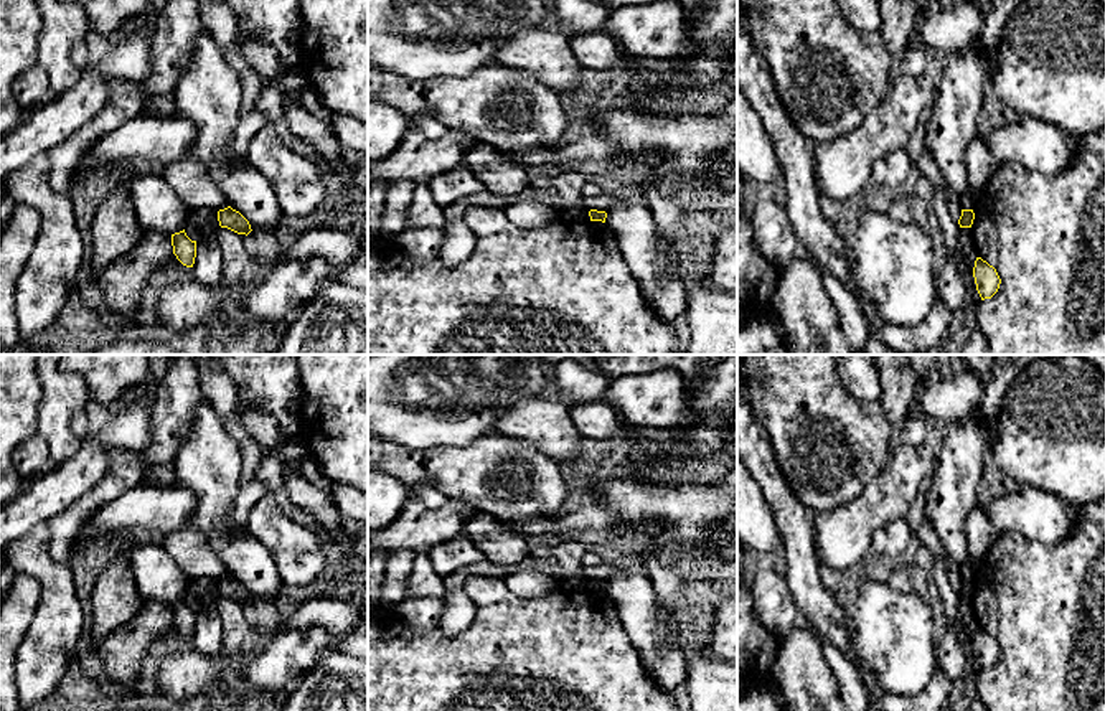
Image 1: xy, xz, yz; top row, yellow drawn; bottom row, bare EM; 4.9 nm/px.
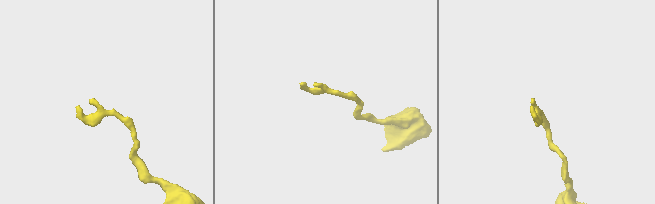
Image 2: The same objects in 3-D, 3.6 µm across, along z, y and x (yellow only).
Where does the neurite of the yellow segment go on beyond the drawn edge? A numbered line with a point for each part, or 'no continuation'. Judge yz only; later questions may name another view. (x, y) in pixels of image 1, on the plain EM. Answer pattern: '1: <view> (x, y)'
no continuation

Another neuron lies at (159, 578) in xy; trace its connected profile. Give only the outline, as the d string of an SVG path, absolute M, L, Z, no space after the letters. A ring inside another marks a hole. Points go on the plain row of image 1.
M143 534L134 536L129 561L140 597L163 604L183 600L190 579L180 566L163 546L148 541Z

